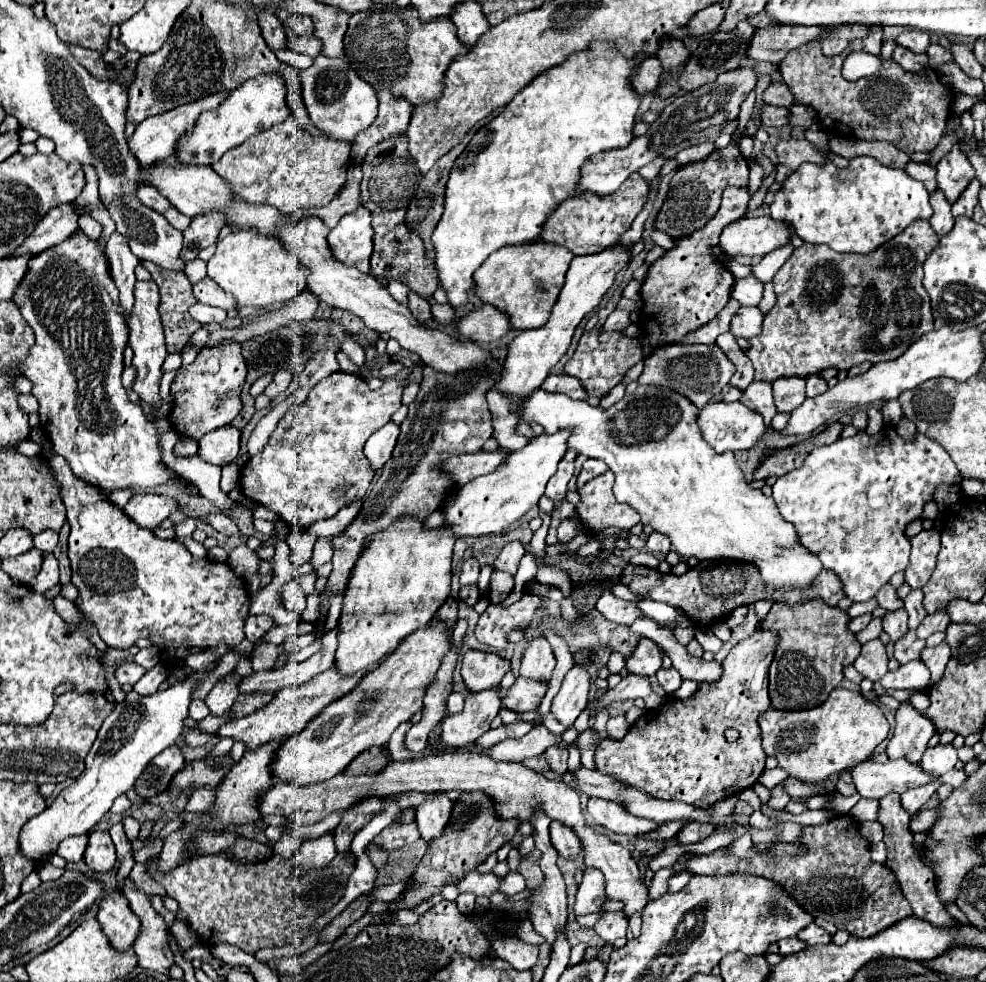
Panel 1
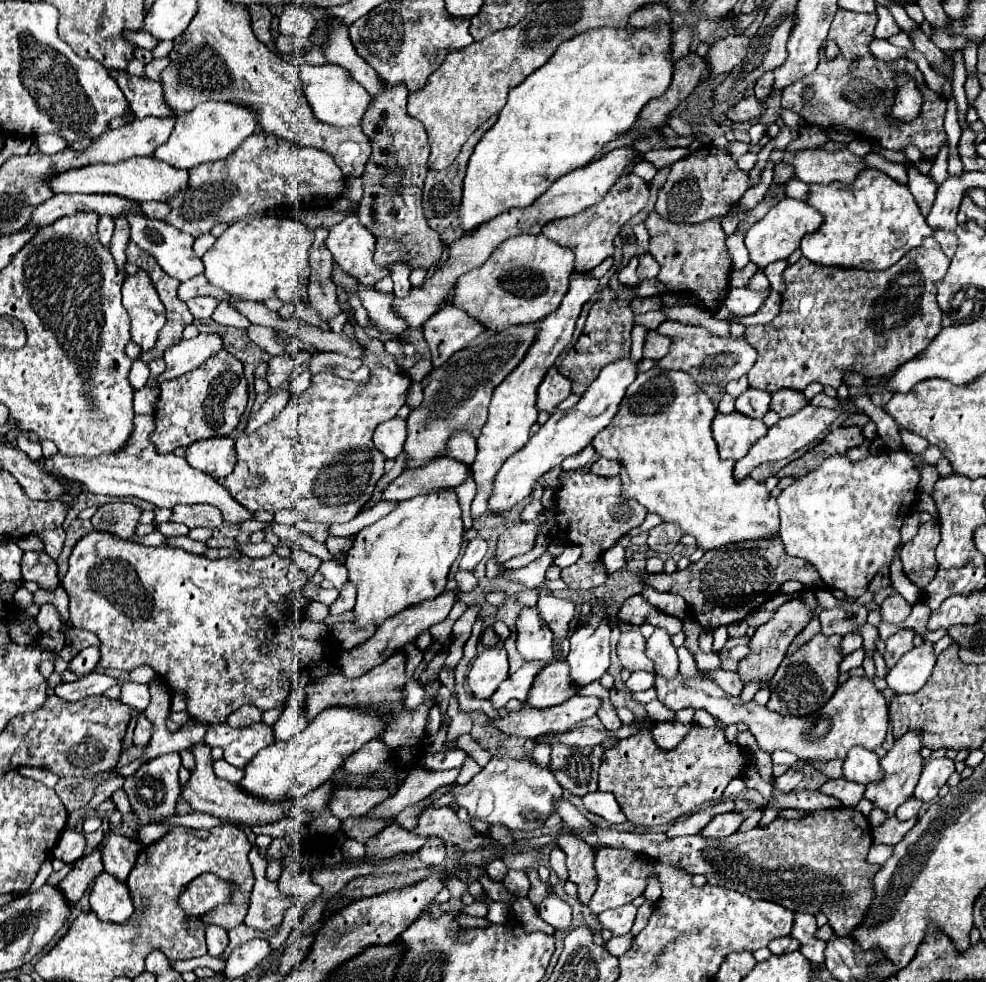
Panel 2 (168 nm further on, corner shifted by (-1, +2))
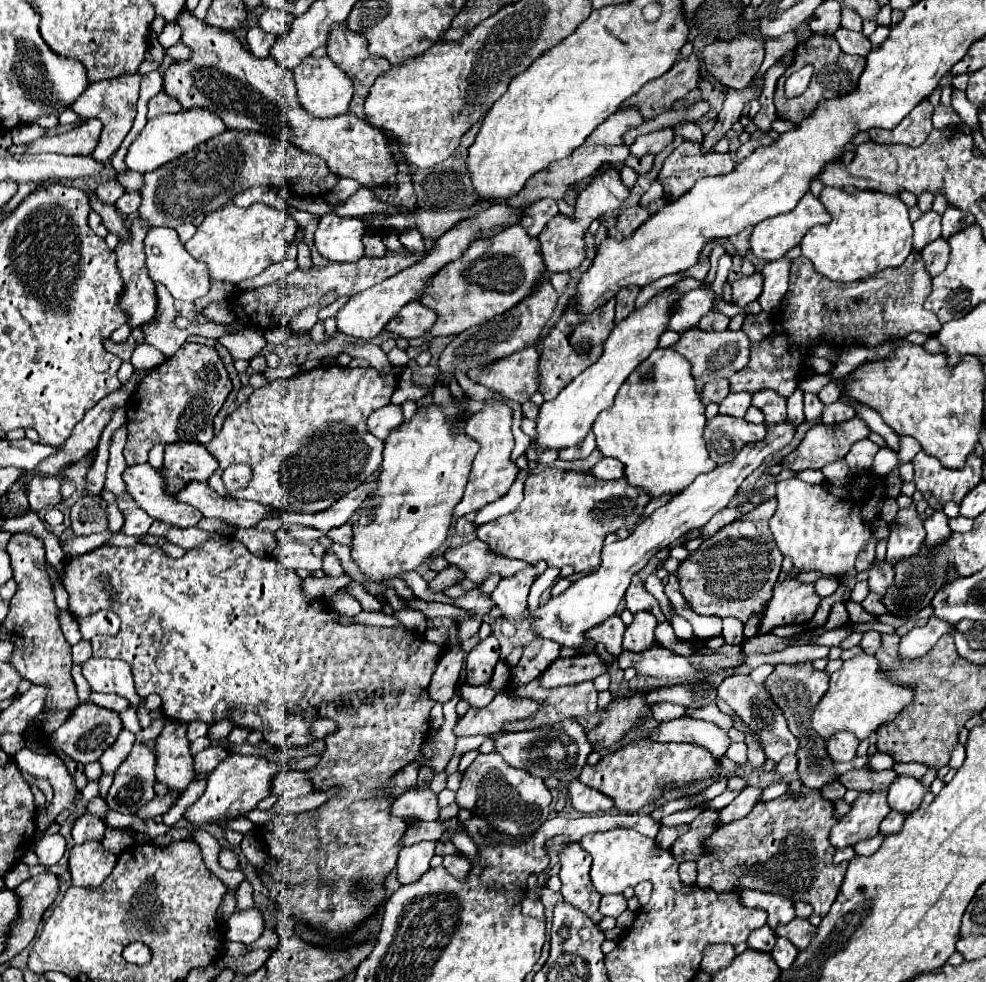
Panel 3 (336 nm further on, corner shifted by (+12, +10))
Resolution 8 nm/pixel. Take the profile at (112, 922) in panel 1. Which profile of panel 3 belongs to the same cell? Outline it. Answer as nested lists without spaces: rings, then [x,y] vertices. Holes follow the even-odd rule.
[[[84,842],[70,850],[68,868],[74,886],[96,888],[108,878],[114,866],[116,866],[116,856],[112,852],[102,850],[100,842]]]

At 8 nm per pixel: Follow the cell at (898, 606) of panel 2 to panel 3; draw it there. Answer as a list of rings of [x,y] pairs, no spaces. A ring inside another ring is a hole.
[[[884,560],[884,562],[872,562],[870,570],[868,570],[868,584],[870,584],[870,590],[878,592],[880,596],[884,596],[884,592],[888,590],[888,586],[892,584],[894,580],[894,570],[892,566]]]

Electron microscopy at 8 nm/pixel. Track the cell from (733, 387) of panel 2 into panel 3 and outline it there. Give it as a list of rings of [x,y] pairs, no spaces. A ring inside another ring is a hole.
[[[718,380],[718,382],[706,382],[702,392],[700,392],[700,400],[702,404],[720,404],[726,396],[730,394],[730,384],[728,380]]]

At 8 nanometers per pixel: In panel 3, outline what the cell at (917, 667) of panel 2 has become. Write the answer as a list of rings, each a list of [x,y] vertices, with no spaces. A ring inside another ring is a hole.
[[[930,616],[930,620],[924,626],[918,626],[914,630],[910,630],[906,636],[902,636],[900,656],[910,658],[910,660],[924,656],[938,642],[938,638],[949,633],[952,629],[954,629],[954,625]]]

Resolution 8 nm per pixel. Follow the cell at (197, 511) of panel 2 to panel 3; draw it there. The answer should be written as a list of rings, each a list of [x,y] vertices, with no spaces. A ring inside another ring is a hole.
[[[148,462],[140,466],[128,466],[122,478],[126,482],[128,494],[152,518],[164,520],[178,528],[190,528],[202,520],[202,514],[198,510],[164,494],[162,478]]]

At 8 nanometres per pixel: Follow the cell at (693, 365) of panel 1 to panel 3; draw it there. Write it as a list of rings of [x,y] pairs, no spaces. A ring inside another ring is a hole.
[[[688,330],[680,334],[680,342],[672,346],[678,350],[690,364],[692,364],[692,376],[700,382],[730,378],[738,370],[742,370],[750,360],[750,340],[748,336],[738,330],[724,330],[724,332],[702,332],[702,330]]]

